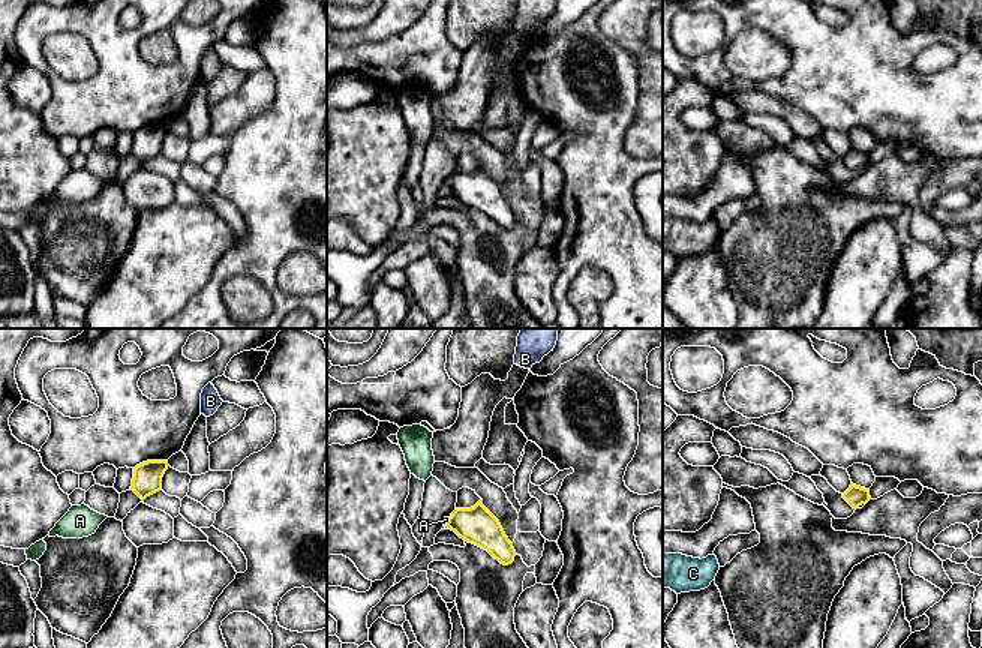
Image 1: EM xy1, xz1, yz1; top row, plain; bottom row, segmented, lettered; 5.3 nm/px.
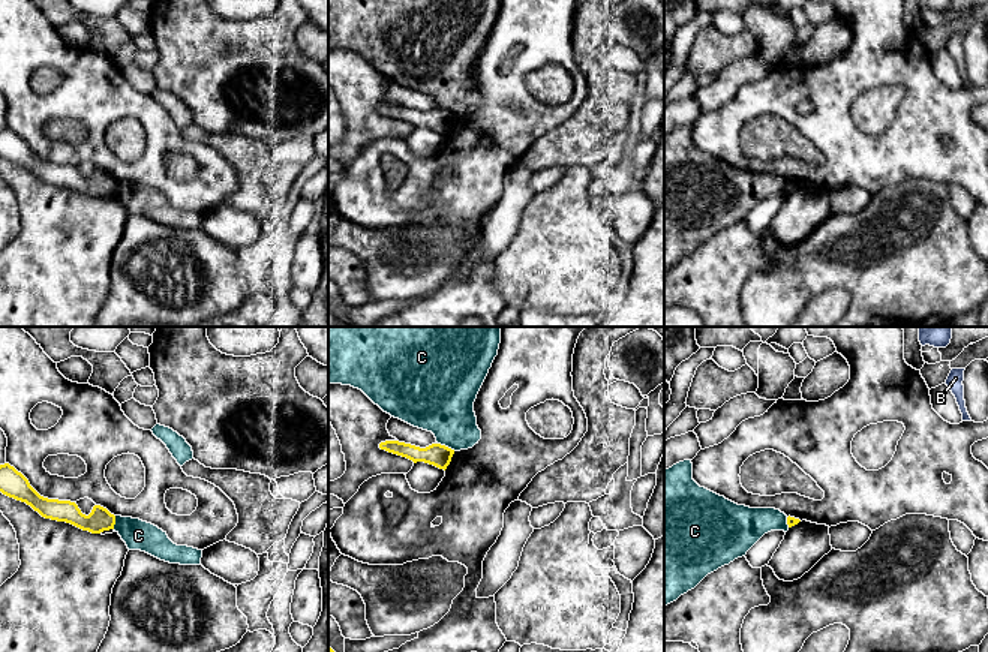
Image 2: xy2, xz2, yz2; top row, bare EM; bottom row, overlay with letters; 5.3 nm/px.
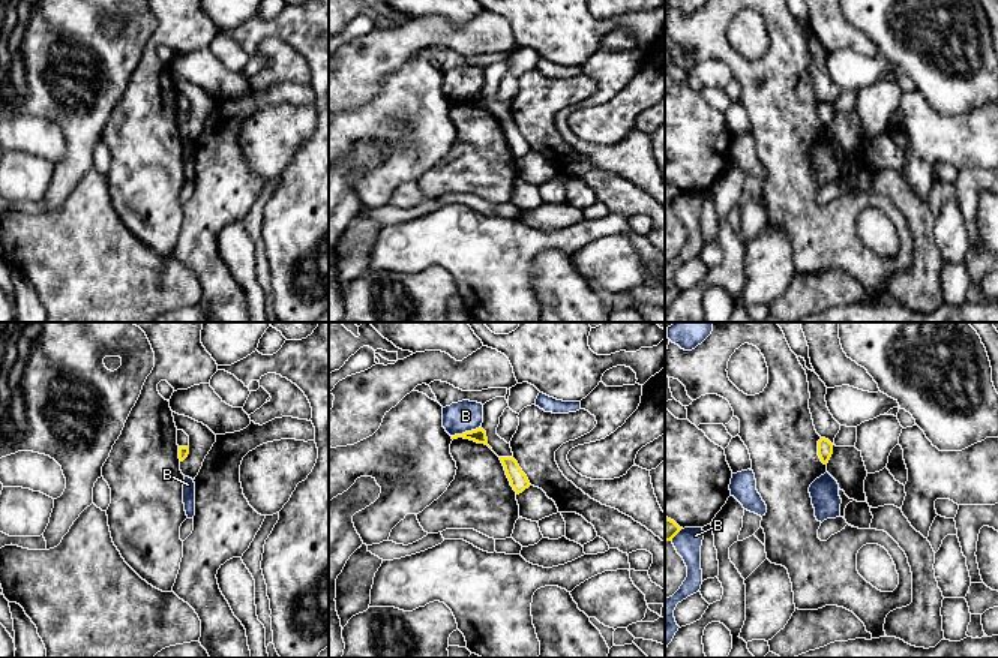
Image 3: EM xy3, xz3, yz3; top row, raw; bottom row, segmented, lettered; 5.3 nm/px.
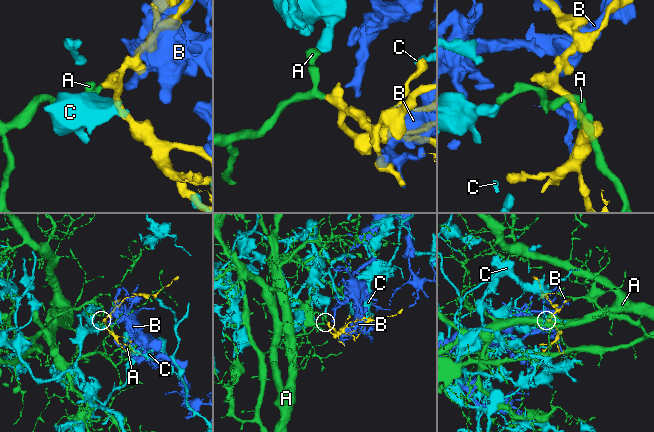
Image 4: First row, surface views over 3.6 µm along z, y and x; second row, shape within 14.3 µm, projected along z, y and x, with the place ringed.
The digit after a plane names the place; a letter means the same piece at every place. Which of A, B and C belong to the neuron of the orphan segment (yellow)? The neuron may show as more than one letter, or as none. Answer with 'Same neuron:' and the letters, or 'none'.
Same neuron: A

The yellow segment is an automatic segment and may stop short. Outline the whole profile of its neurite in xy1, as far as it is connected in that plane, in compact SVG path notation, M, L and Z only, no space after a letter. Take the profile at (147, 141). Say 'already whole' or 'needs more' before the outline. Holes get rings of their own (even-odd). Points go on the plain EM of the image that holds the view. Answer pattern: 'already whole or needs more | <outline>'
already whole | M147 124L133 132L130 154L142 165L162 154L162 141L168 134L168 124Z

